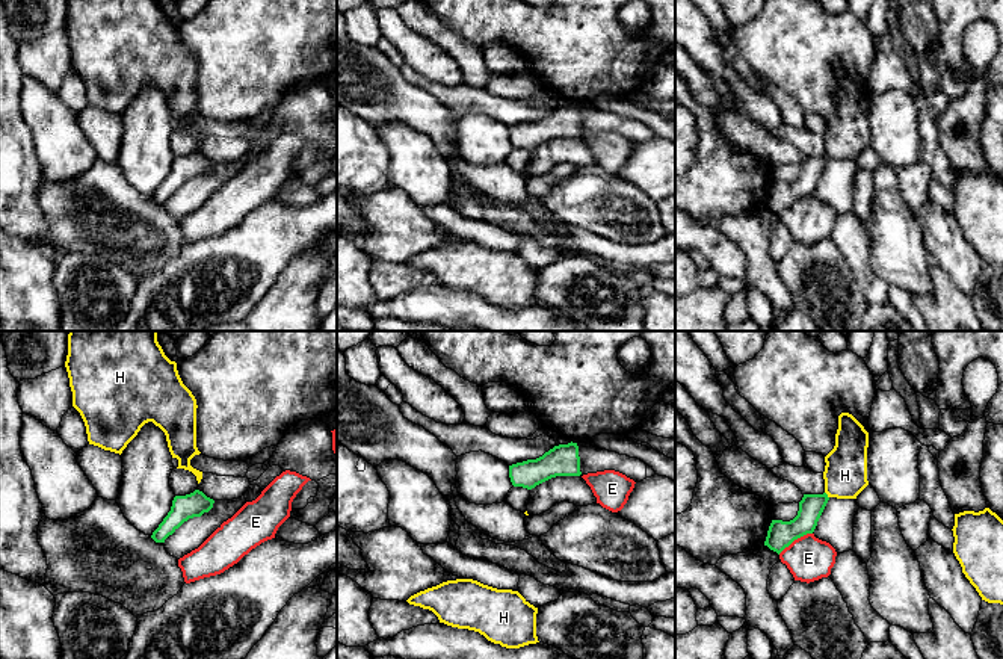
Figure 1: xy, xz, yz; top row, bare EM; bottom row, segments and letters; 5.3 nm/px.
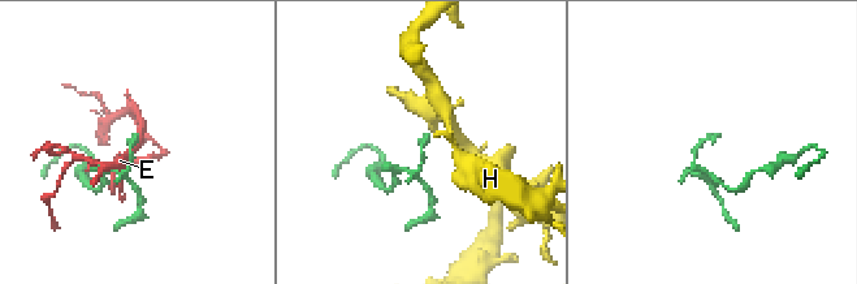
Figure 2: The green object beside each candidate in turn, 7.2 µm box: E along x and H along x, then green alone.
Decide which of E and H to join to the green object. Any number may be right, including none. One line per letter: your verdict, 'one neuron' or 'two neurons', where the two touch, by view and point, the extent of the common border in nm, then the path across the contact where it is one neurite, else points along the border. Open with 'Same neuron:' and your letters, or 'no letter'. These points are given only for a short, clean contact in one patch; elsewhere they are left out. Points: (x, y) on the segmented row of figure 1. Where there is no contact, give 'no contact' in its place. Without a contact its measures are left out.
Same neuron: no letter
E: two neurons; contact yz (795, 538); length 220 nm
H: two neurons; contact yz (827, 495); length 40 nm; border yz (825, 491), (828, 498)

